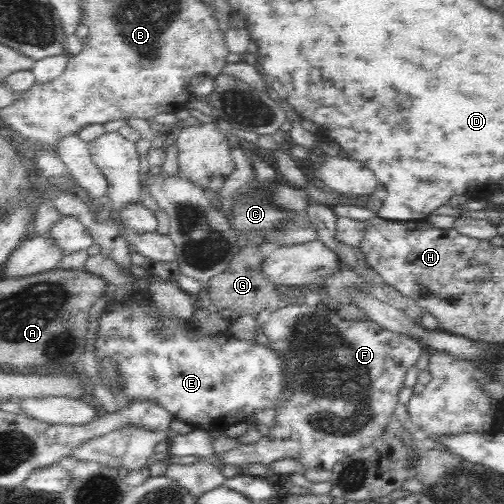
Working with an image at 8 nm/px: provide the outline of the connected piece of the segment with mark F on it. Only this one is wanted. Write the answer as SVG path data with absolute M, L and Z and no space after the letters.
M308 296L302 302L284 302L279 304L279 308L273 308L264 316L261 324L261 331L266 336L267 346L282 358L284 364L284 376L286 376L286 388L282 396L278 396L278 404L274 406L274 424L269 427L267 435L261 435L258 442L246 445L229 445L228 448L221 454L221 460L228 464L270 464L282 459L292 459L300 462L300 472L304 473L312 469L331 470L340 461L352 456L355 452L370 446L373 442L381 441L382 438L388 435L387 426L389 418L394 415L396 405L398 404L398 394L402 390L404 379L408 369L416 365L420 356L424 353L425 348L415 338L408 334L400 334L383 329L375 322L366 320L346 320L338 315L338 311L332 310L327 305L319 303L318 296Z

